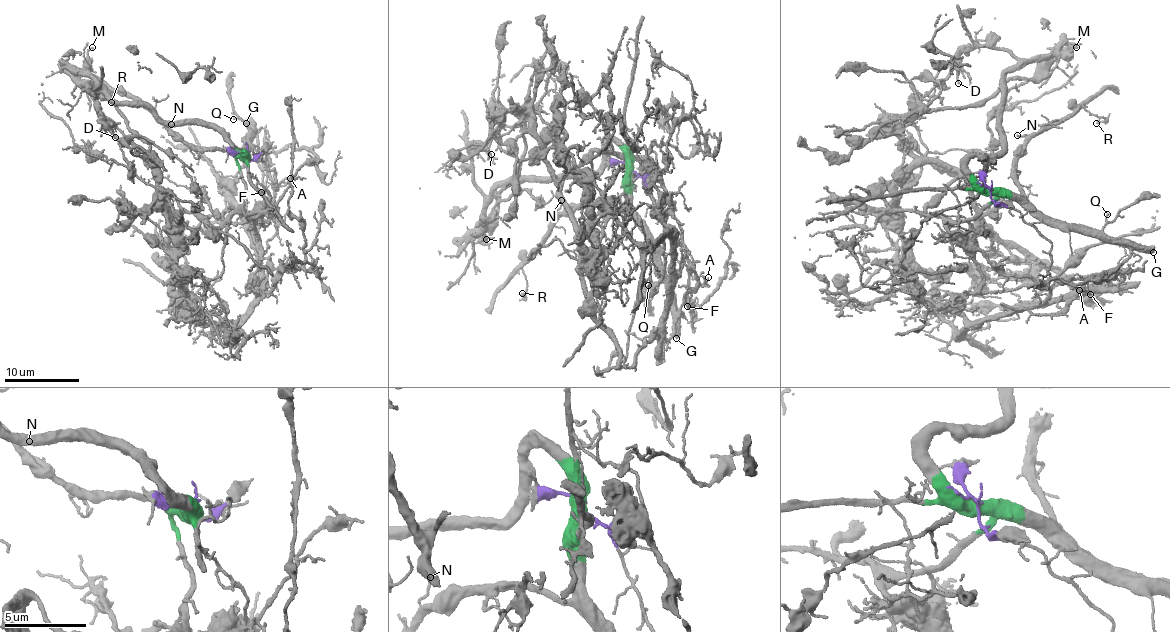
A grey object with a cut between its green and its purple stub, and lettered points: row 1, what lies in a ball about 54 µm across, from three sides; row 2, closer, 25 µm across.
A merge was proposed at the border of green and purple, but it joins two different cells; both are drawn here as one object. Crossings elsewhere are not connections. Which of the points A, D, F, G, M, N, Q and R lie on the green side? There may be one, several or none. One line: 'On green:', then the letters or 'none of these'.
On green: D, G, M, N, Q, R

